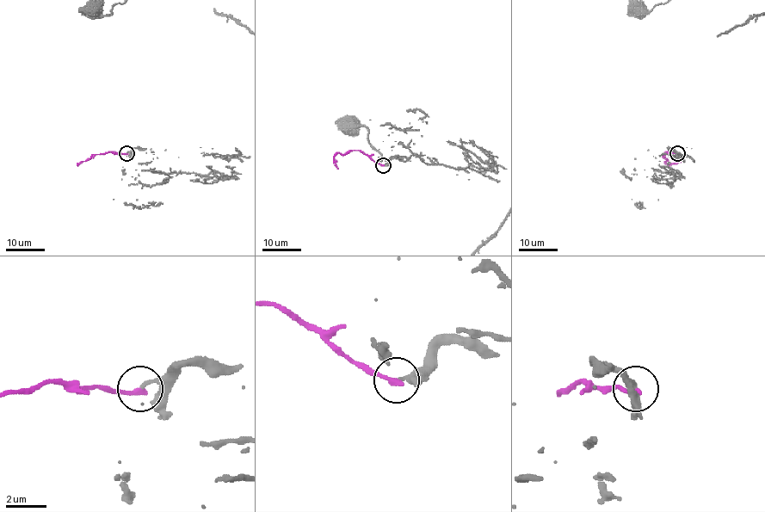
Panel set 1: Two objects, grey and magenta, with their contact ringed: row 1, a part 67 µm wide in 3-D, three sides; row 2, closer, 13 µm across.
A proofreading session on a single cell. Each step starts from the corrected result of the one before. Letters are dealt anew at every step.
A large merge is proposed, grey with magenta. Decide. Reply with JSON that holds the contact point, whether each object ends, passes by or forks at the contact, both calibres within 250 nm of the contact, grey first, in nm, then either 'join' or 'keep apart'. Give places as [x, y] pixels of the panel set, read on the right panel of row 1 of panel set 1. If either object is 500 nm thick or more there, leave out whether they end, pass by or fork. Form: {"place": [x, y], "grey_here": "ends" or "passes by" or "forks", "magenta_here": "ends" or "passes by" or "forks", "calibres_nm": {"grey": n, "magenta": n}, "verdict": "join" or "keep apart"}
{"place": [677, 153], "grey_here": "ends", "magenta_here": "ends", "calibres_nm": {"grey": 160, "magenta": 280}, "verdict": "join"}

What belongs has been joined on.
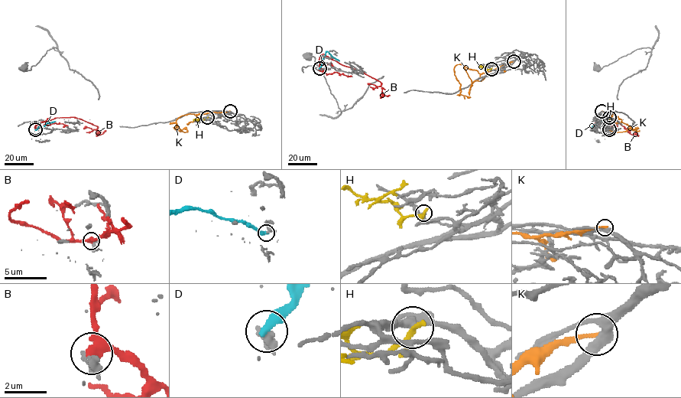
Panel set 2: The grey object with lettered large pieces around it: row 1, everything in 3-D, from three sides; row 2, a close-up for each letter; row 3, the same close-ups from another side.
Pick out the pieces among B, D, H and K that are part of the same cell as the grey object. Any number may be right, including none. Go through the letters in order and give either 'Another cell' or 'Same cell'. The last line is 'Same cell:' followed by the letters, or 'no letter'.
B: Another cell
D: Another cell
H: Same cell
K: Another cell
Same cell: H

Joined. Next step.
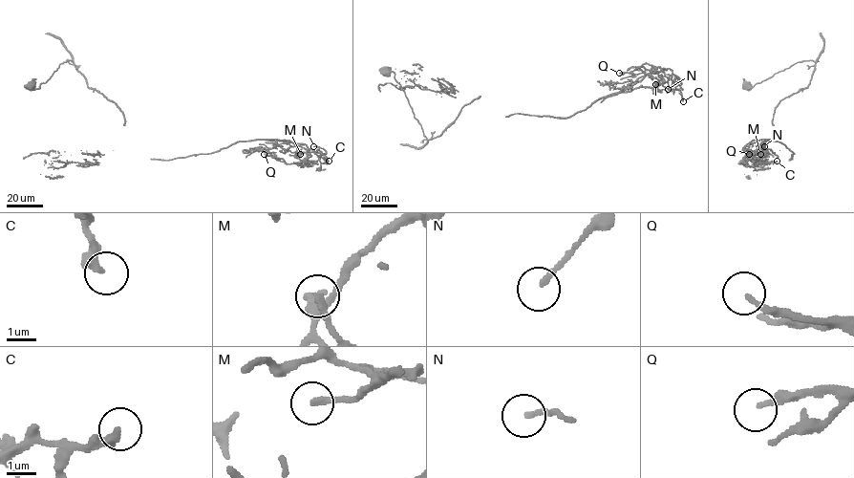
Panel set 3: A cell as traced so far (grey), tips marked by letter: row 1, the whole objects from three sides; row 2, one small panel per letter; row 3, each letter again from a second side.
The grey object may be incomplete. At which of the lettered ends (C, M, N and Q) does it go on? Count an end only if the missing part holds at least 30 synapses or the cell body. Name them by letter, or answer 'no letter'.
no letter

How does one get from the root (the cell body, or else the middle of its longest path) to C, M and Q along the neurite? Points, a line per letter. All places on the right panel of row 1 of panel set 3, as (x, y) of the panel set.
C: (747, 87), (816, 62), (809, 85), (774, 113), (792, 159), (770, 139), (750, 154), (777, 161)
M: (747, 87), (816, 62), (809, 85), (774, 113), (792, 159), (770, 139), (760, 154)
Q: (747, 87), (816, 62), (809, 85), (774, 113), (792, 159), (770, 139), (752, 141), (739, 163), (749, 154)

